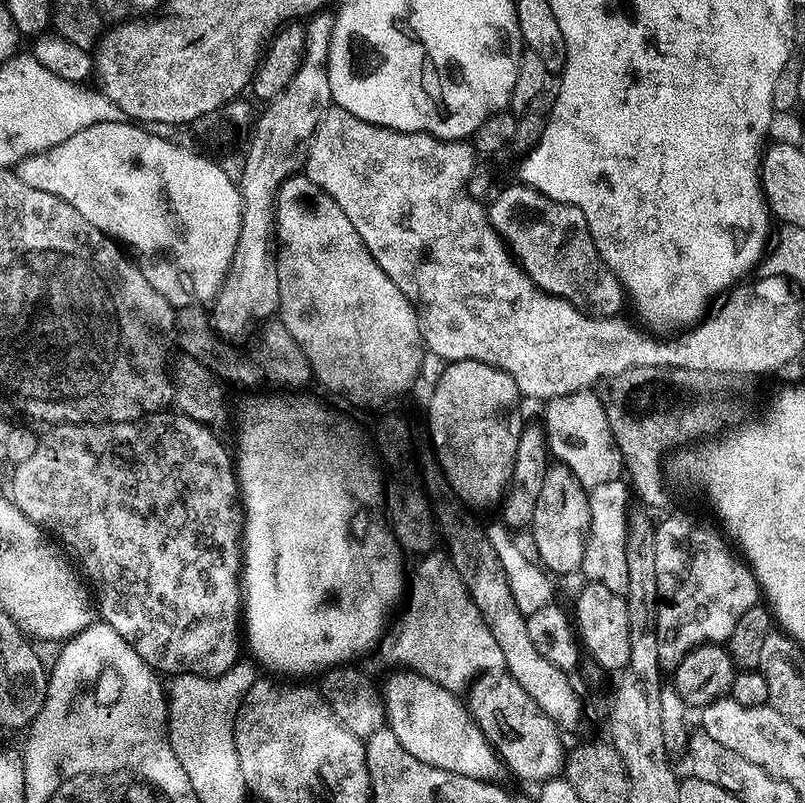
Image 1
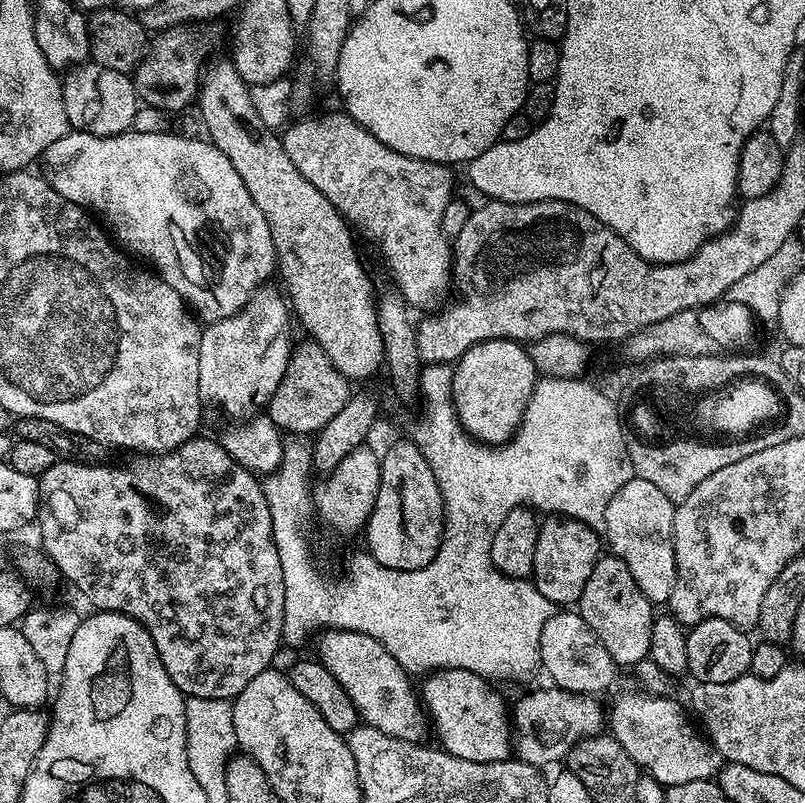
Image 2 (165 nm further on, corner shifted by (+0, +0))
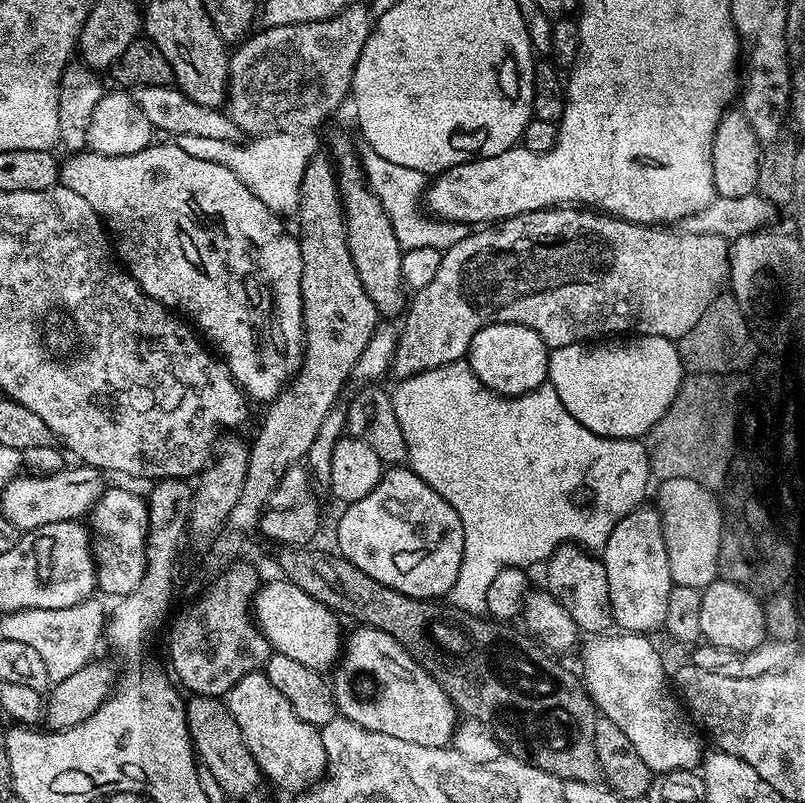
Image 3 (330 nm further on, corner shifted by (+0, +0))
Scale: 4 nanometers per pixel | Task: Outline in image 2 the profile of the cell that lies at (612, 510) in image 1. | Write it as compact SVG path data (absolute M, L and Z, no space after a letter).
M633 475L632 480L626 482L626 486L622 486L622 490L618 490L618 494L614 494L614 498L610 498L610 502L606 506L602 529L603 539L606 541L607 547L608 544L612 547L609 548L611 555L622 558L622 562L626 562L626 566L630 566L630 574L634 574L634 582L638 582L638 590L642 590L642 594L646 594L646 598L653 606L667 605L676 581L676 559L672 541L675 513L674 501L666 498L666 494L662 494L662 490L658 490L658 486L653 486L650 482L646 482L646 478L637 475Z

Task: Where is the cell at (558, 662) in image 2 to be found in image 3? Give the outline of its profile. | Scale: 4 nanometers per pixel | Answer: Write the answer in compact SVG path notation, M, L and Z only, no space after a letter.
M621 633L620 637L608 634L591 637L582 650L582 683L597 711L607 720L614 722L626 735L635 753L653 774L666 772L691 772L702 764L700 740L692 733L693 725L686 715L679 699L668 690L670 680L666 678L664 664L647 635L641 633Z

